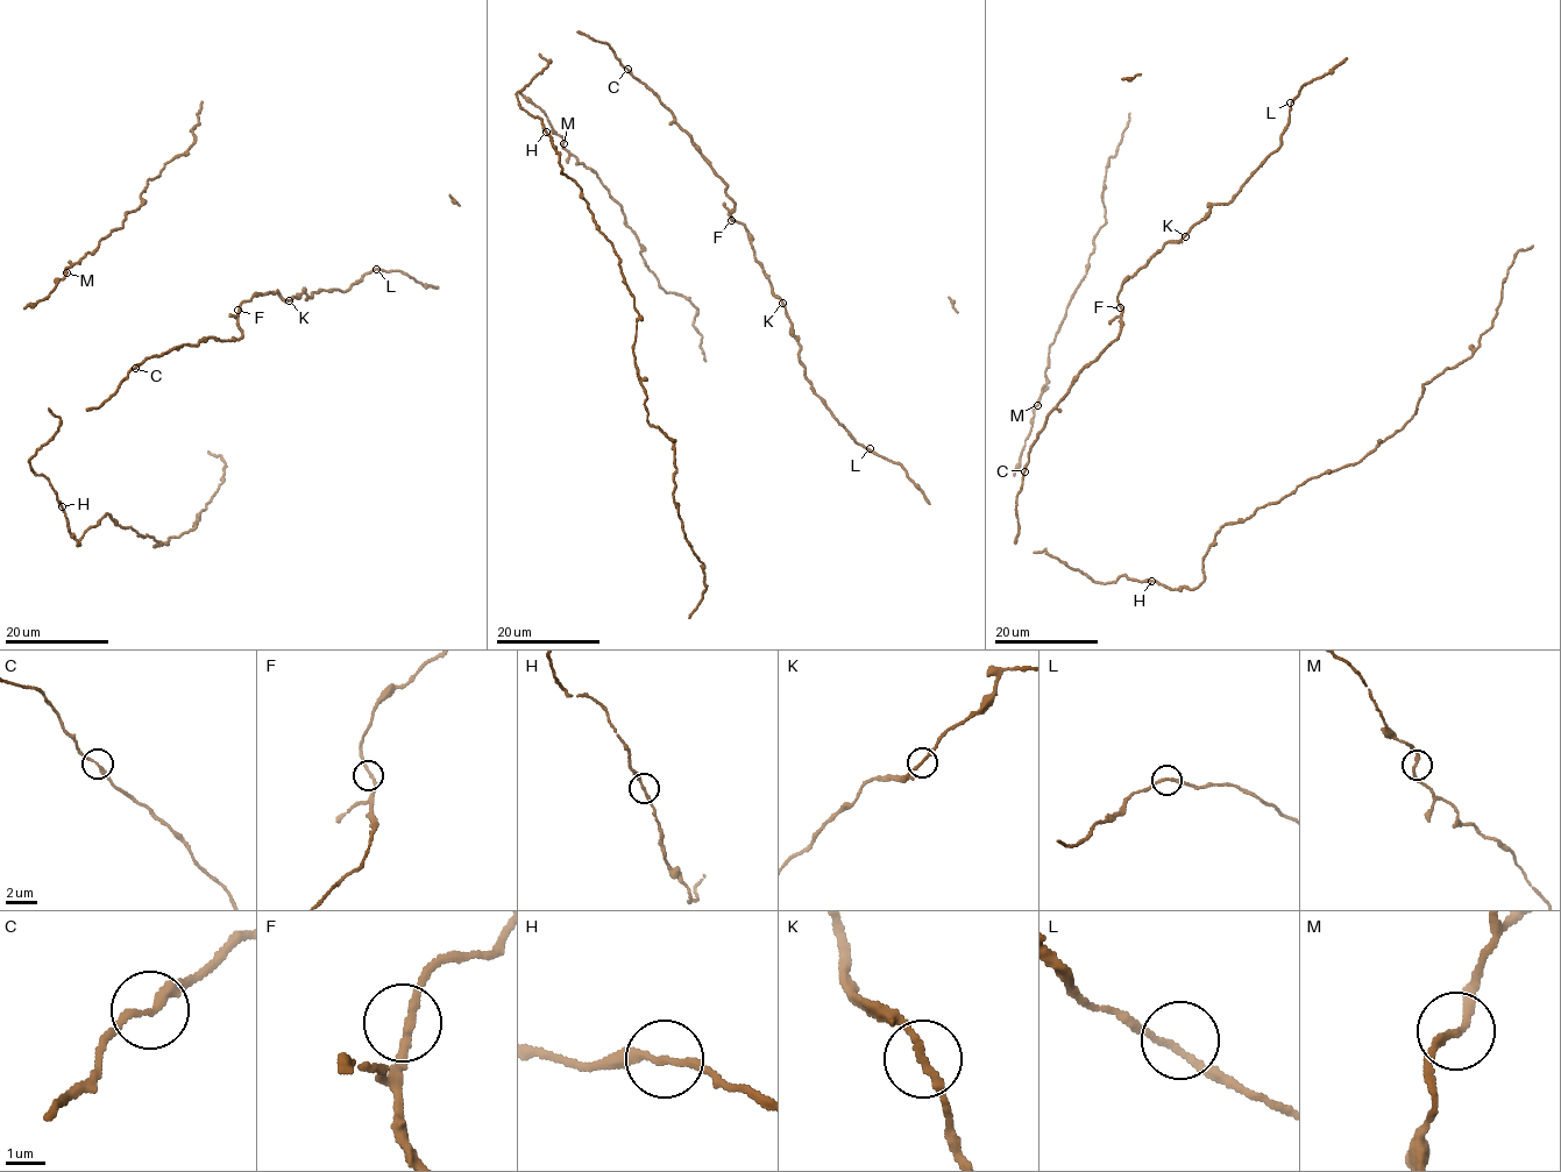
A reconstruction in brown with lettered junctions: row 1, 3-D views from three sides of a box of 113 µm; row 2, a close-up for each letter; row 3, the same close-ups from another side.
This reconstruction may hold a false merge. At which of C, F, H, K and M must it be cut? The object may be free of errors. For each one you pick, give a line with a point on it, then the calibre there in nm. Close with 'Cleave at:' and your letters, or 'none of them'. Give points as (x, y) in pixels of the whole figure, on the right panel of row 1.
Cleave at: none of them

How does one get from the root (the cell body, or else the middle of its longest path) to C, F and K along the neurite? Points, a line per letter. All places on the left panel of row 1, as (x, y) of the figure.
C: (87, 410), (110, 398), (135, 368)
F: (87, 410), (106, 402), (127, 373), (147, 359), (208, 338), (222, 342), (240, 338), (238, 310)
K: (87, 410), (106, 402), (147, 359), (208, 338), (240, 338), (238, 311), (250, 297), (277, 291), (289, 300)

